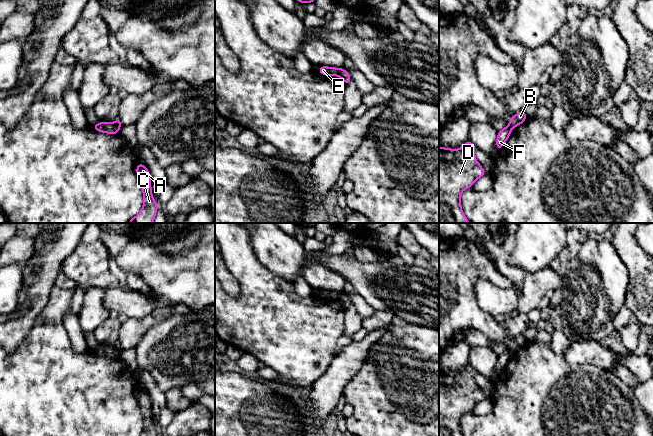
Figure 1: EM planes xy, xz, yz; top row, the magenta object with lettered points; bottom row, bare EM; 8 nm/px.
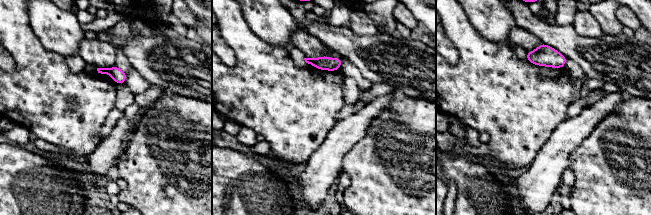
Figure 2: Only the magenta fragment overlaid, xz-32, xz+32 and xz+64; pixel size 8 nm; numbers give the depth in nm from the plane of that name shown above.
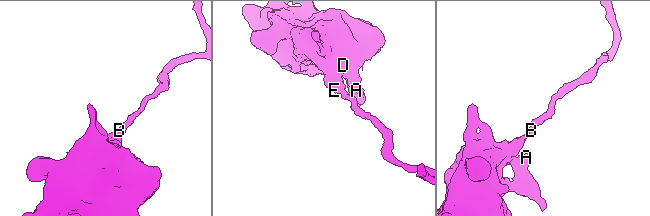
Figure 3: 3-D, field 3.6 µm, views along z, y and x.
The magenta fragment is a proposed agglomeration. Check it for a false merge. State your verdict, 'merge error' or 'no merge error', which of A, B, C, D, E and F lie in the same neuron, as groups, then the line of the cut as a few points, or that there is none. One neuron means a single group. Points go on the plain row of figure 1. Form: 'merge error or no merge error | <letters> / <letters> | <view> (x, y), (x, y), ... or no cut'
merge error | A C D E F / B | xz (342, 292), (337, 299)

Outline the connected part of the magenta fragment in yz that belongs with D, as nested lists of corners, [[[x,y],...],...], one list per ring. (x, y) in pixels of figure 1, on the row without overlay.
[[[470,364],[460,373],[439,371],[439,436],[463,436],[462,415],[486,398],[475,382],[476,372]]]

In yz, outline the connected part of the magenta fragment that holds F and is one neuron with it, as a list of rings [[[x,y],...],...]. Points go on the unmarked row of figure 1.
[[[508,349],[505,352],[498,355],[497,363],[496,363],[496,374],[497,375],[499,375],[504,370],[512,354],[513,352],[510,349]]]

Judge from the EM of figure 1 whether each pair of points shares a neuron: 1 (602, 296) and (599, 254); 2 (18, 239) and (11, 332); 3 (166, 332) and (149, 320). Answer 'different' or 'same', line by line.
1: same
2: different
3: different

